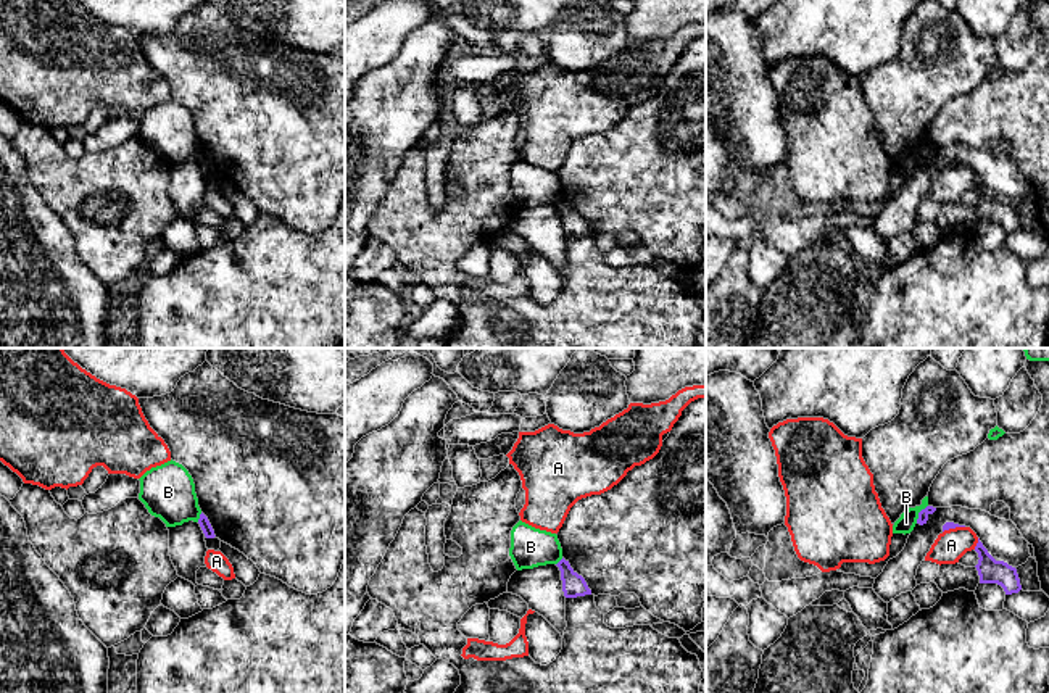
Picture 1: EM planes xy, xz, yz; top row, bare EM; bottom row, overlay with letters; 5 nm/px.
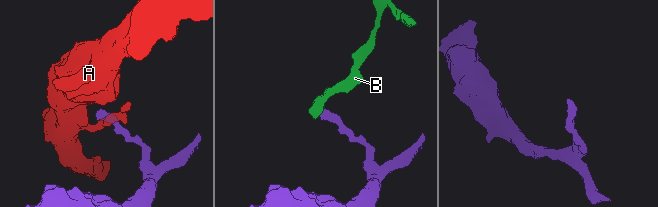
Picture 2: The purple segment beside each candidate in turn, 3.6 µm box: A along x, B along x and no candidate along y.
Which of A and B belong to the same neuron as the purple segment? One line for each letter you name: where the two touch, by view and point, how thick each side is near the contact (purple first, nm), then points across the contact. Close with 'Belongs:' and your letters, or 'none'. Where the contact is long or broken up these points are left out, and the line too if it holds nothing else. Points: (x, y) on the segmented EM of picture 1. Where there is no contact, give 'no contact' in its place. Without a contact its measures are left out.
Belongs: none

